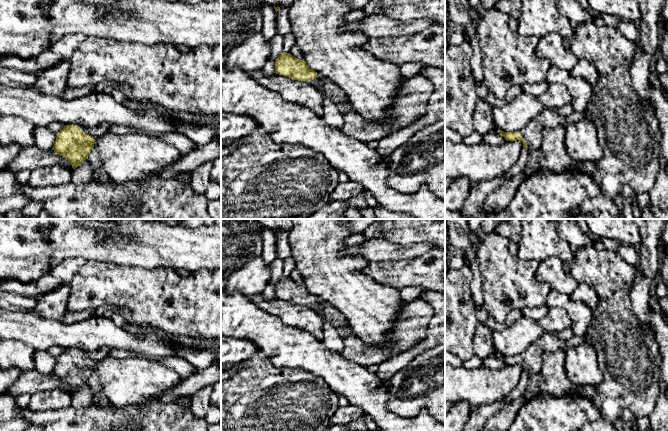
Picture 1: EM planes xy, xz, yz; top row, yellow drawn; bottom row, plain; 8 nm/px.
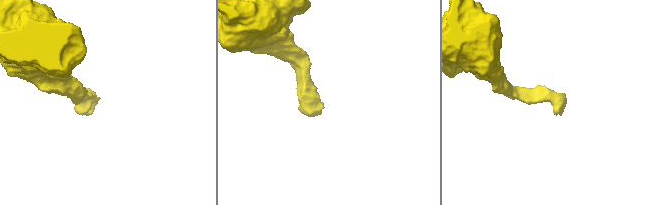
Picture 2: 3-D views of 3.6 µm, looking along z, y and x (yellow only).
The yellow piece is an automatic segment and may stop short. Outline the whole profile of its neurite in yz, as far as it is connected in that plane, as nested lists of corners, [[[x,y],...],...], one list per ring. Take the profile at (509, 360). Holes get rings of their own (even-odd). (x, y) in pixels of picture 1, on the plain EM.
[[[536,343],[531,344],[519,356],[504,356],[500,354],[500,359],[507,365],[521,364],[523,372],[529,374],[539,373],[542,367],[544,352],[537,346]]]

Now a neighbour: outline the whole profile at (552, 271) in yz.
[[[557,257],[539,262],[536,279],[547,283],[551,290],[567,295],[571,295],[578,286],[576,280],[566,273],[565,263]]]

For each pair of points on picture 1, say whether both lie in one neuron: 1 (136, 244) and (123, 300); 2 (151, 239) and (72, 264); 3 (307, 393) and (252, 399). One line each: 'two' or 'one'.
1: two
2: two
3: one

